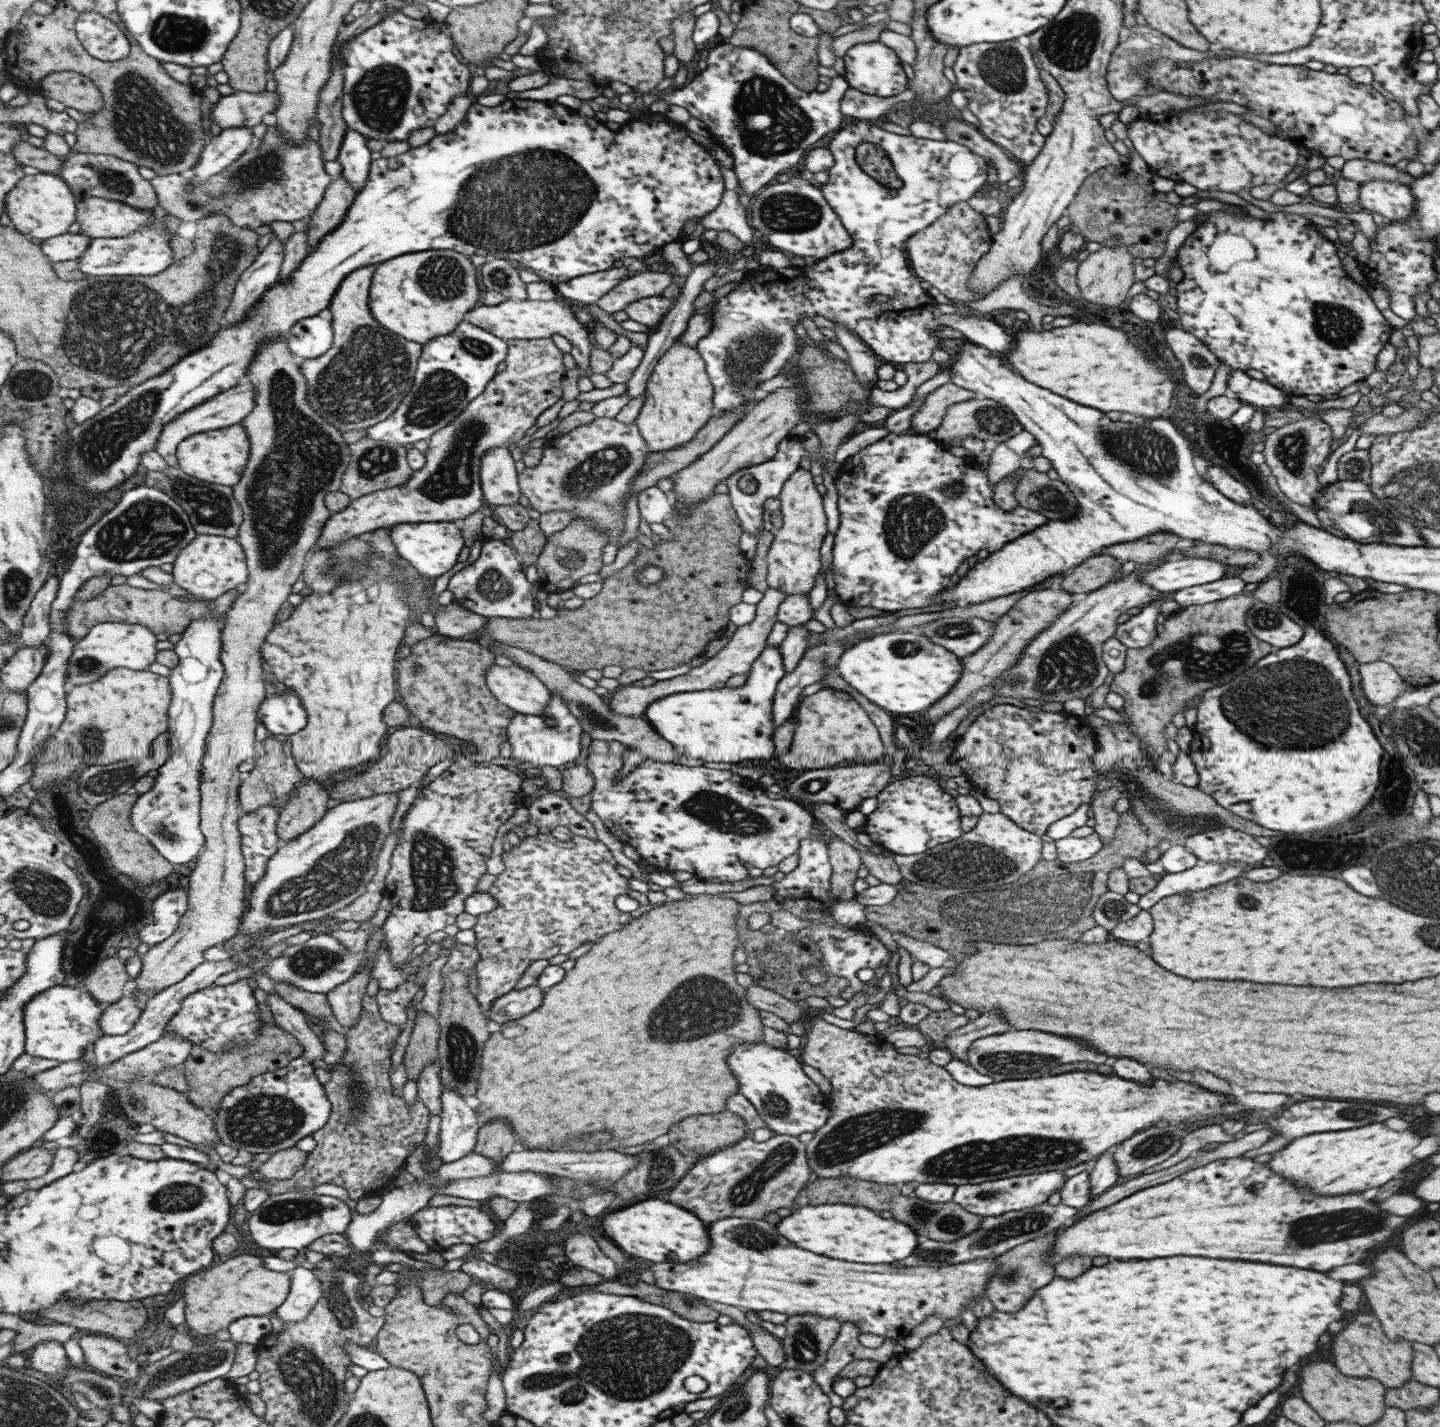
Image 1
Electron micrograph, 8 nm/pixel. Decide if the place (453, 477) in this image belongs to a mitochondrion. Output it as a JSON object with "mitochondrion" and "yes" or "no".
{"mitochondrion":"yes"}

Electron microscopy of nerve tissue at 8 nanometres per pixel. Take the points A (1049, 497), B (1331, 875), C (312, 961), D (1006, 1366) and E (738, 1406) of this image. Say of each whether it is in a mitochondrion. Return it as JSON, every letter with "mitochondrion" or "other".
{"A":"mitochondrion","B":"other","C":"mitochondrion","D":"other","E":"mitochondrion"}

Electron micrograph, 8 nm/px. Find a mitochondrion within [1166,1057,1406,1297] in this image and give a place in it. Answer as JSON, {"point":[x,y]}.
{"point":[1304,1232]}

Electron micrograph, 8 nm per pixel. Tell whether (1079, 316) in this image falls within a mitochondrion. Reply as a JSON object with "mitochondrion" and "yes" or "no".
{"mitochondrion":"no"}

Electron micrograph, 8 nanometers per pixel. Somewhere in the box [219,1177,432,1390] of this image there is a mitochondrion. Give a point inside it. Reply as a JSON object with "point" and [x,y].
{"point":[281,1211]}

